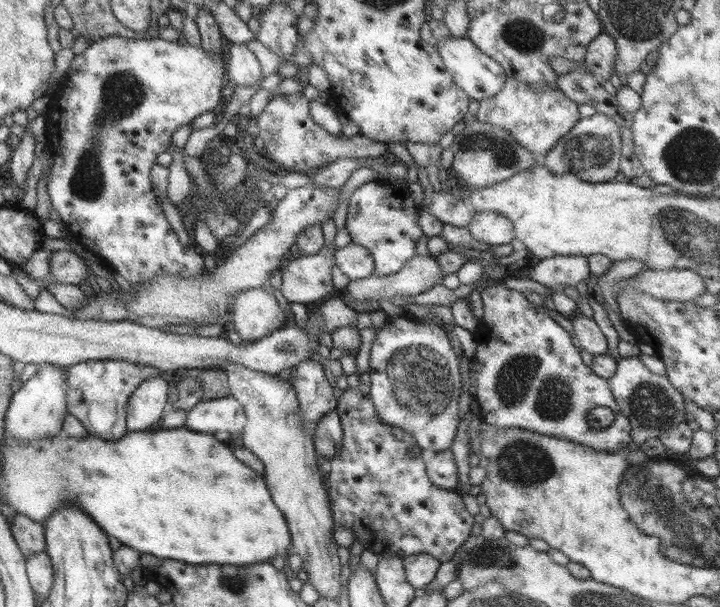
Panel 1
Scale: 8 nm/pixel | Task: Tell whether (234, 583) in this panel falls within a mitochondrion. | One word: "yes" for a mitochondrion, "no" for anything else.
yes

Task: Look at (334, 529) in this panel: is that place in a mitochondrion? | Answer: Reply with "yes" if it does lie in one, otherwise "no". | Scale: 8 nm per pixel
no

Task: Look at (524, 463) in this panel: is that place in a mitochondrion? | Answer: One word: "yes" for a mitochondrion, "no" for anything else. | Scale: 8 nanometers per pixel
yes

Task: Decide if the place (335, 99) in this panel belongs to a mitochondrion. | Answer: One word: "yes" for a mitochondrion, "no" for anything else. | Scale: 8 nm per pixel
no

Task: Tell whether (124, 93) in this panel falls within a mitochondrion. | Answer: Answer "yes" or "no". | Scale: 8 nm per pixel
yes

